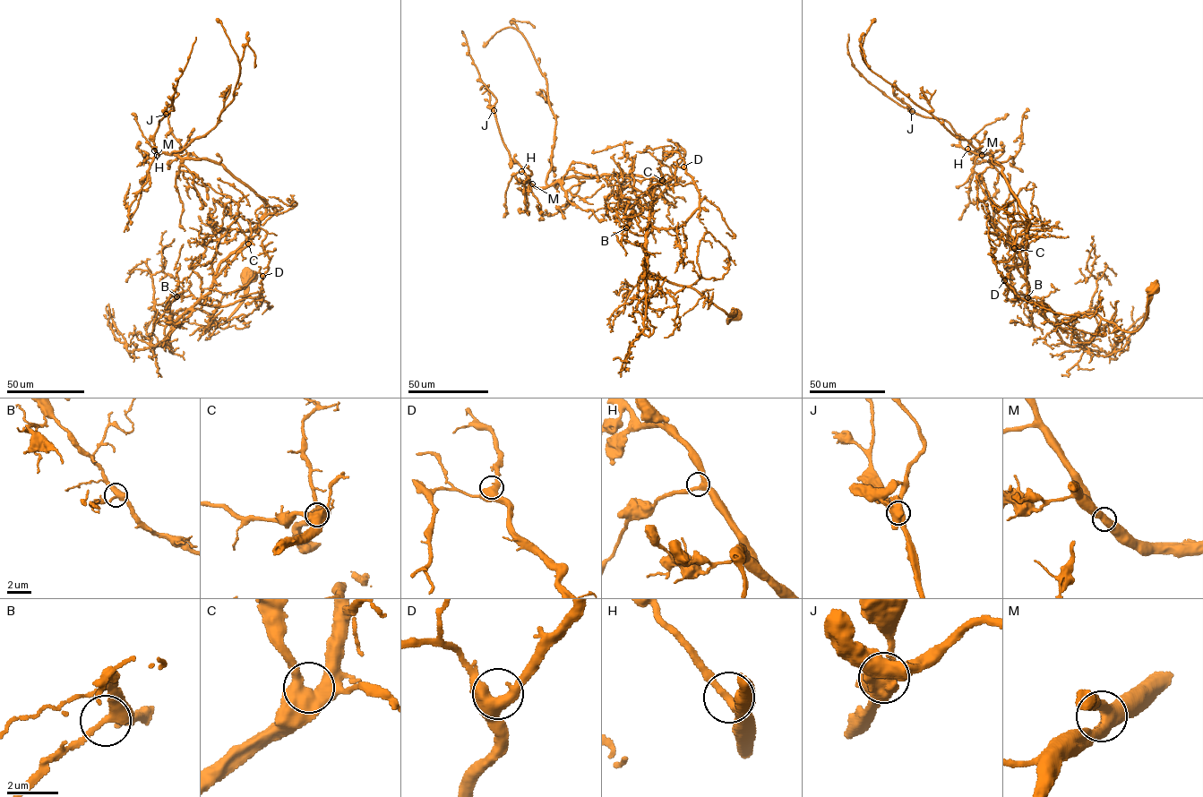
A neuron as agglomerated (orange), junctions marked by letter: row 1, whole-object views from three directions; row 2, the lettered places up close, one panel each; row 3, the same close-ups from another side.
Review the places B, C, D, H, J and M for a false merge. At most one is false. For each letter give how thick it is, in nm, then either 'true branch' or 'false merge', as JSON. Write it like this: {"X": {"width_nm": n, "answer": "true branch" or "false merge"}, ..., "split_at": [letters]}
{"B": {"width_nm": 340, "answer": "true branch"}, "C": {"width_nm": 500, "answer": "true branch"}, "D": {"width_nm": 440, "answer": "true branch"}, "H": {"width_nm": 380, "answer": "true branch"}, "J": {"width_nm": 650, "answer": "true branch"}, "M": {"width_nm": 480, "answer": "true branch"}, "split_at": []}

